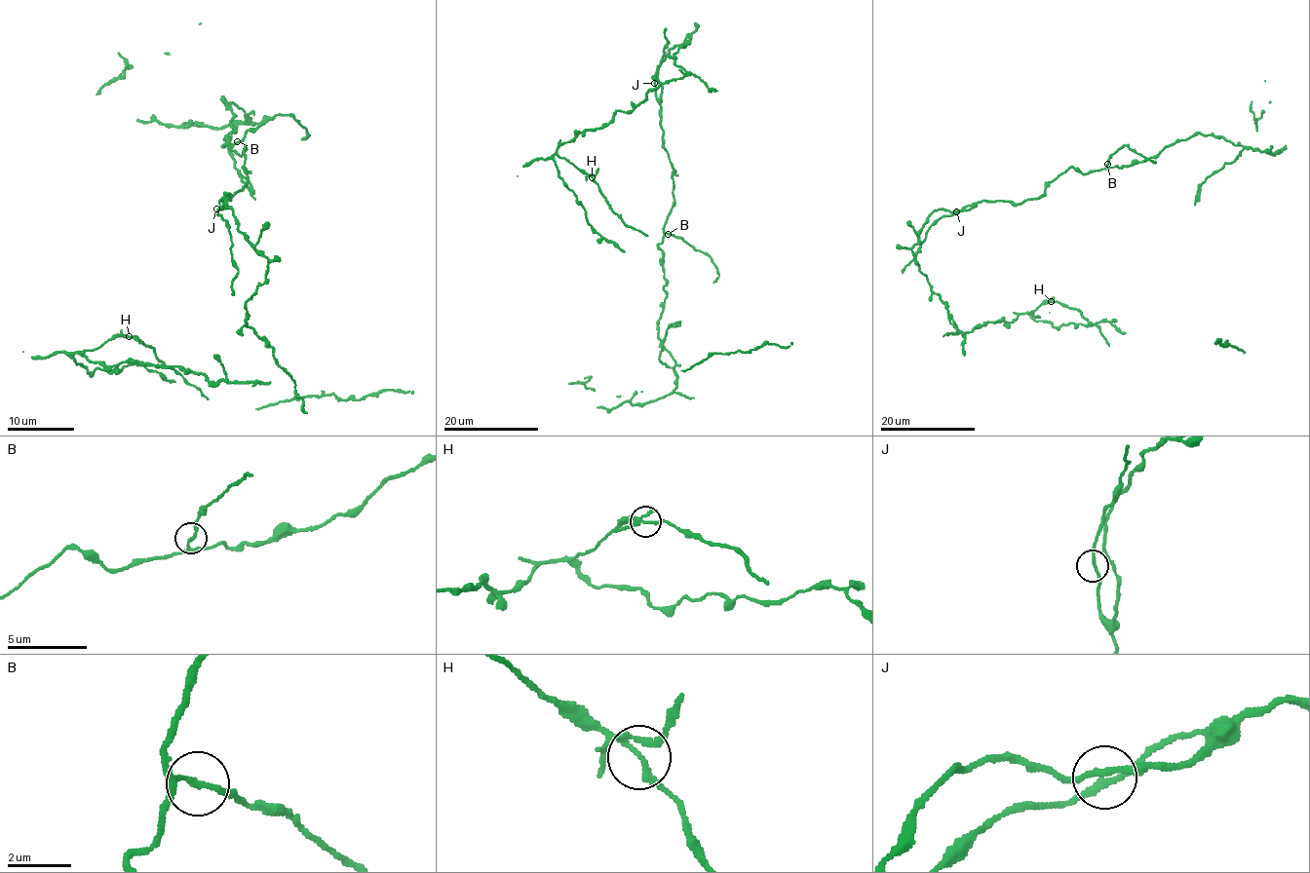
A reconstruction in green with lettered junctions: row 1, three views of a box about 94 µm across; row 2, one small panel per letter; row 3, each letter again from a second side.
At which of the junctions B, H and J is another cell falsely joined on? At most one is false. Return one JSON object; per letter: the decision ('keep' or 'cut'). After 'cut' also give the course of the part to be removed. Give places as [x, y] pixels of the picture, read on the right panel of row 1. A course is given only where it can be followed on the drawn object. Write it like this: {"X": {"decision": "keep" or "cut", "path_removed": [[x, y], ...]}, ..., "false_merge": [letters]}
{"B": {"decision": "keep"}, "H": {"decision": "keep"}, "J": {"decision": "keep"}, "false_merge": []}

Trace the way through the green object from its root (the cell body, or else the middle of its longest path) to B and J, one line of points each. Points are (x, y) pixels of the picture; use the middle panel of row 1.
B: (679, 48), (689, 38), (669, 50), (657, 73), (663, 148), (674, 170), (674, 207), (663, 229), (668, 234)
J: (679, 48), (687, 44), (689, 38), (682, 45), (672, 48), (660, 64), (660, 98), (656, 96), (654, 83)

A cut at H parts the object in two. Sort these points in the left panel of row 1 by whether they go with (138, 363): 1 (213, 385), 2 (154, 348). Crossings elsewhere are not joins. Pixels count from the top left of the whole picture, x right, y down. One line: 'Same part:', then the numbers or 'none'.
Same part: 1

